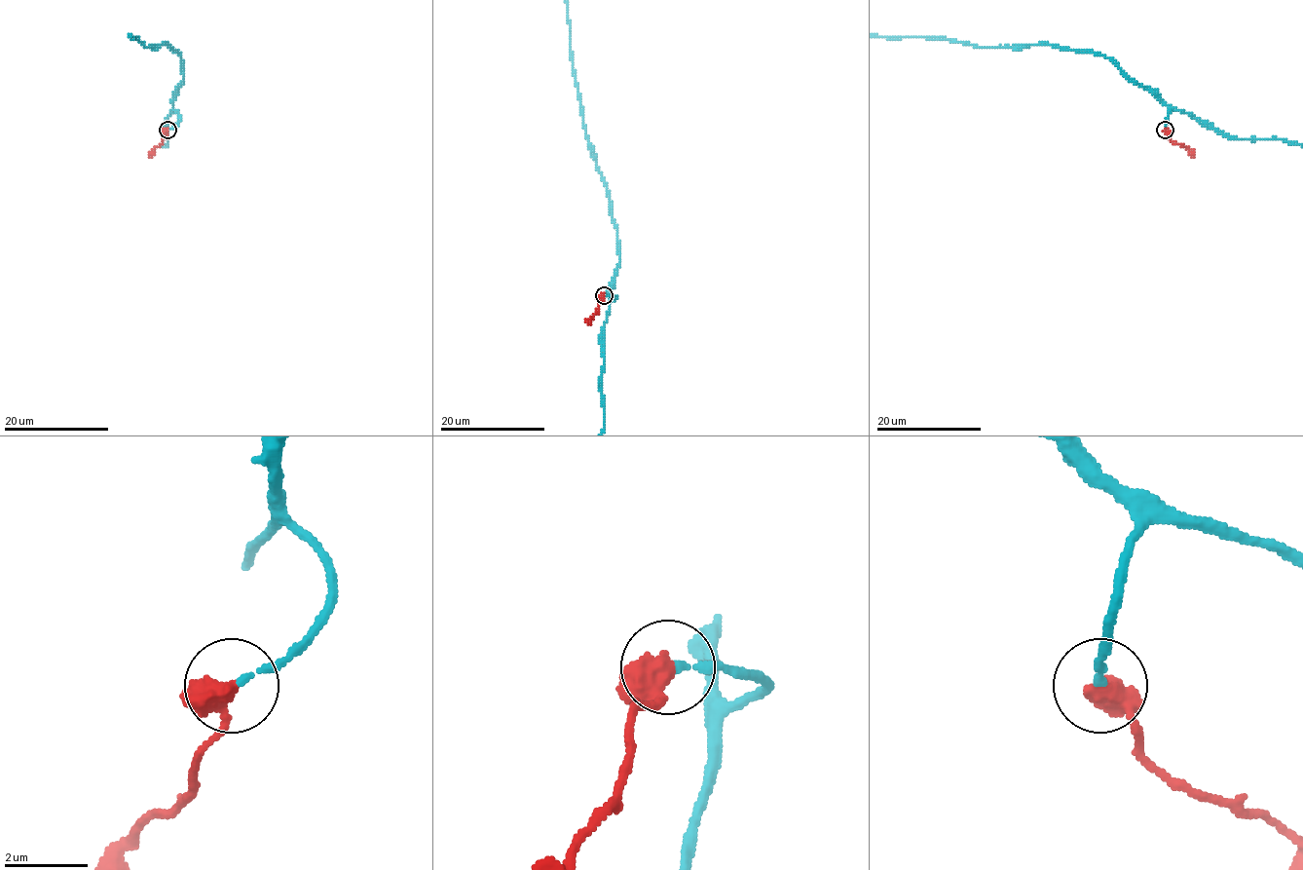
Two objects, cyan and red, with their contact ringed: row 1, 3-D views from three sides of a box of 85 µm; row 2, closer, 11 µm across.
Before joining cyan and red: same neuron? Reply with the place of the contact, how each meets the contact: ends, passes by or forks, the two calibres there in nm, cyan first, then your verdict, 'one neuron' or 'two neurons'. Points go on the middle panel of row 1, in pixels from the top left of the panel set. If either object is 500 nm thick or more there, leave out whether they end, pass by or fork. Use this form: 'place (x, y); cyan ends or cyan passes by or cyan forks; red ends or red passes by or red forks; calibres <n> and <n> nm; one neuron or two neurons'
place (604, 295); cyan ends; red passes by; calibres 160 and 440 nm; one neuron

